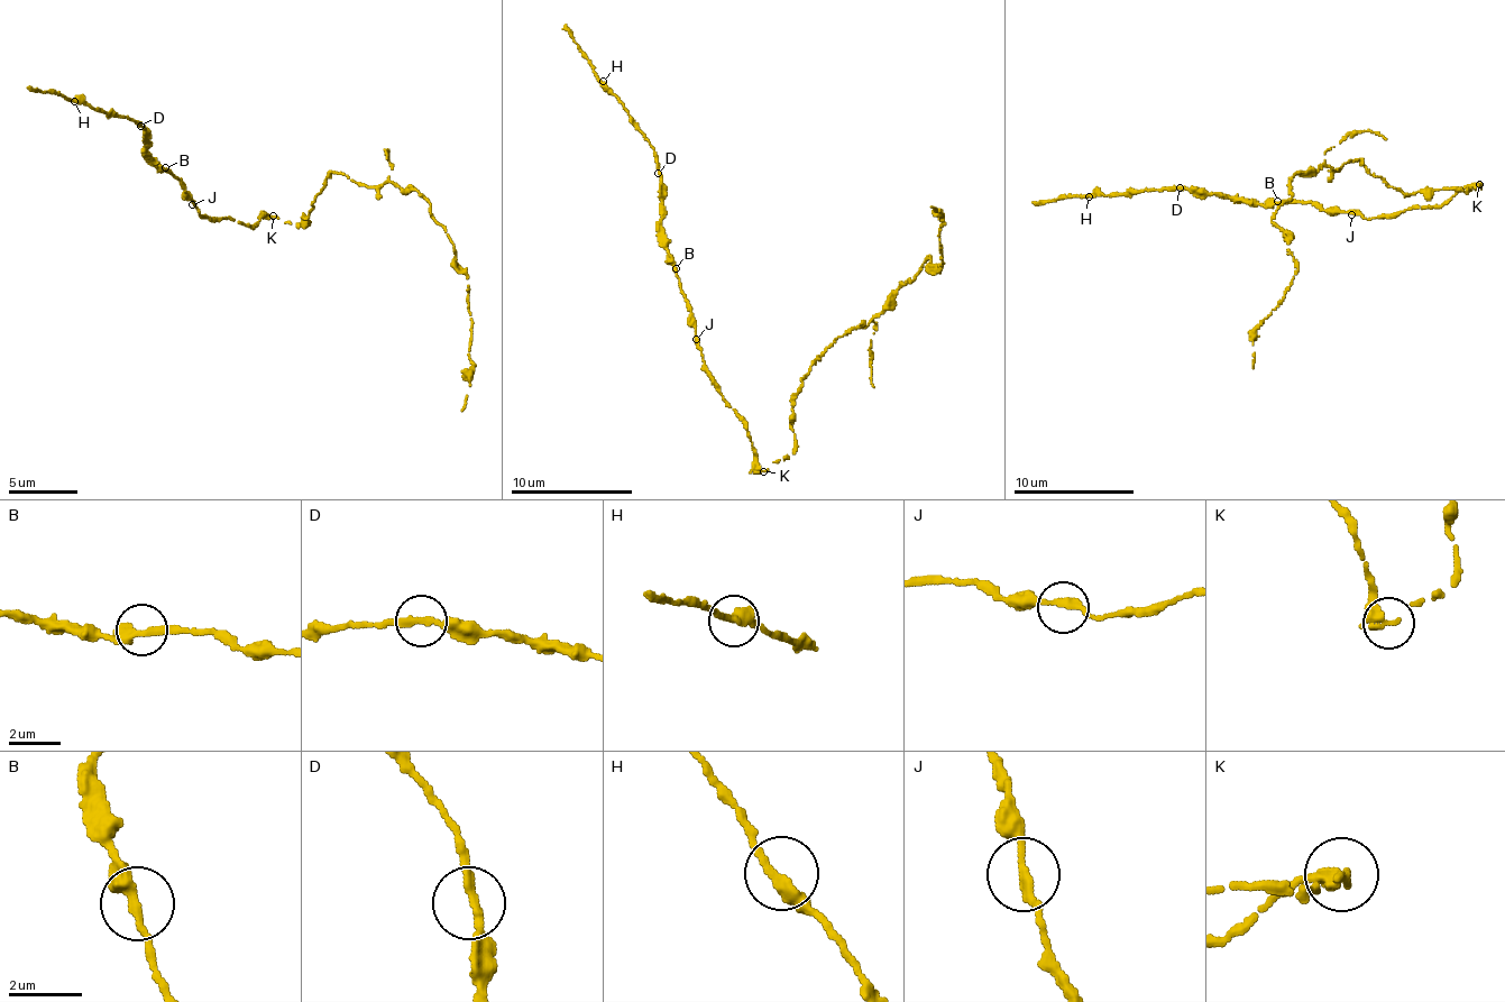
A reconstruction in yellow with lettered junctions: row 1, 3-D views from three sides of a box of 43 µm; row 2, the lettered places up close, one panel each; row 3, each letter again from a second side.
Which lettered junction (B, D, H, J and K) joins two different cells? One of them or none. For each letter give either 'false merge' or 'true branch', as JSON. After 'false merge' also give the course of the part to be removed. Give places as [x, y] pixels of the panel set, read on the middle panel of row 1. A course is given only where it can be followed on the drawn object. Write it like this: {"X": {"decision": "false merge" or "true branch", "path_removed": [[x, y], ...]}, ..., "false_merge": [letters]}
{"B": {"decision": "true branch"}, "D": {"decision": "true branch"}, "H": {"decision": "true branch"}, "J": {"decision": "true branch"}, "K": {"decision": "false merge", "path_removed": [[763, 470], [794, 453], [794, 395], [823, 352], [864, 328], [929, 258], [938, 270], [943, 220], [932, 205]]}, "false_merge": ["K"]}

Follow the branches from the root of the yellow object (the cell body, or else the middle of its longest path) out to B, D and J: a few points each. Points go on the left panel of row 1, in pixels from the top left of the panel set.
B: (274, 217), (266, 213), (251, 228), (226, 218), (222, 220), (200, 215), (184, 186), (165, 167)
D: (274, 217), (266, 213), (251, 228), (226, 218), (200, 215), (176, 177), (154, 163), (140, 126)
J: (274, 217), (266, 213), (251, 228), (226, 218), (222, 220), (200, 215), (192, 204)

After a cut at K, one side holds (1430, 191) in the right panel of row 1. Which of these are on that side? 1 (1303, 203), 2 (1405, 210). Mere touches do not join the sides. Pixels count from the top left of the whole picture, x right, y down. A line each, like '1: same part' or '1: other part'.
1: other part
2: other part

